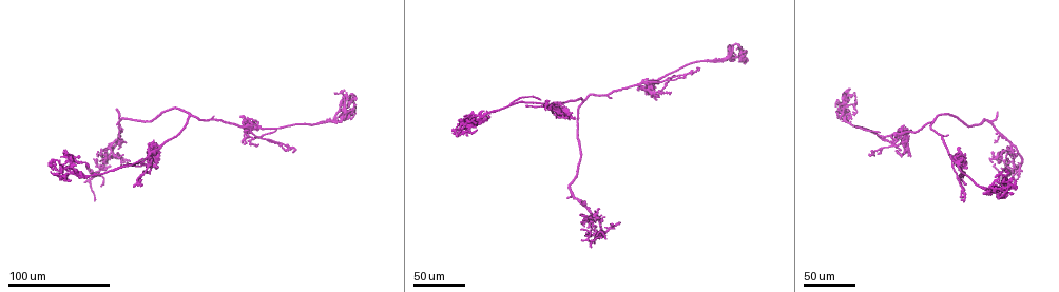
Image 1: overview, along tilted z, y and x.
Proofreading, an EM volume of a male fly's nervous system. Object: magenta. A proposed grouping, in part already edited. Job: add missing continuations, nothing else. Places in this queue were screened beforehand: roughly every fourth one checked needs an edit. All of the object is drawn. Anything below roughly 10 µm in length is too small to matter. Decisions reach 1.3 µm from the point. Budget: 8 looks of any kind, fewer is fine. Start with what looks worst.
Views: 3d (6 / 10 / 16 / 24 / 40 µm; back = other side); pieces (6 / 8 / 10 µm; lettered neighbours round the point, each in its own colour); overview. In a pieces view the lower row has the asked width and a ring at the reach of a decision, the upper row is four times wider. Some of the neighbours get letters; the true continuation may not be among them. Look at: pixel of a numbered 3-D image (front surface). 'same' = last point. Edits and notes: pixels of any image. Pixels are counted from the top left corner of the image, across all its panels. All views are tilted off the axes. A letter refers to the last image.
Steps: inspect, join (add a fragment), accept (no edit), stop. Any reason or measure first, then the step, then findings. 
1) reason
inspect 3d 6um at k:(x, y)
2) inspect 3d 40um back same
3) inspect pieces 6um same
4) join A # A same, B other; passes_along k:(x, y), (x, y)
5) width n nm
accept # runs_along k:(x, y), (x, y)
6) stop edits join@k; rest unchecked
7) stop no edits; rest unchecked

an open end
inspect 3d 40um at 1:(115, 109)

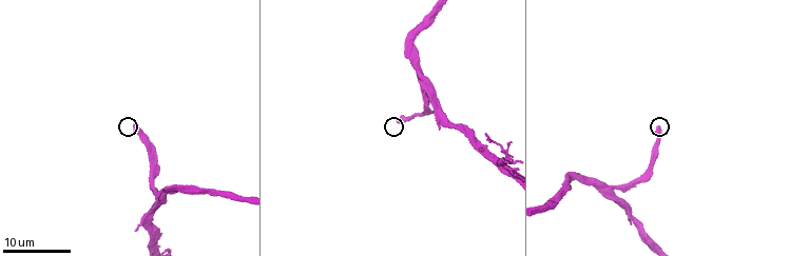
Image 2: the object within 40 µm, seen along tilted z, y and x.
what lies round it
inspect pieces 10um at 2:(657, 126)

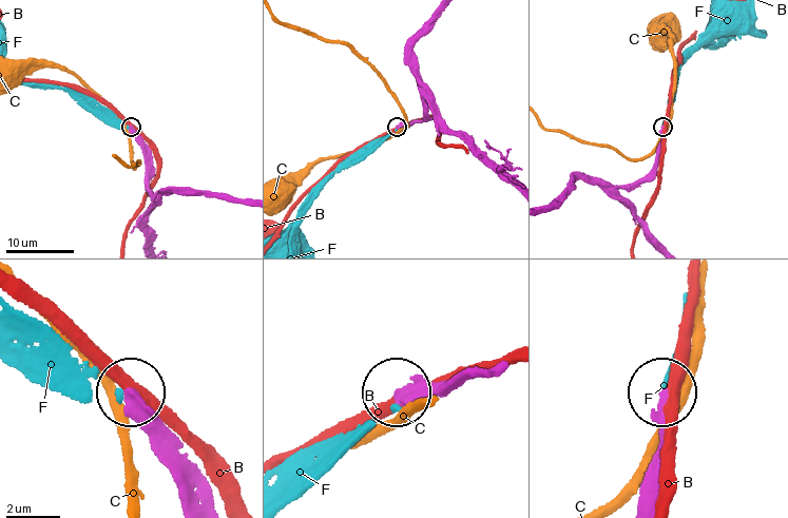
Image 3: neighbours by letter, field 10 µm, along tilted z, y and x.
join F # B other, C other, F same; passes_along 3:(463, 375), (424, 386), (289, 472); the cell continues

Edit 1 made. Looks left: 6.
thin end
inspect 3d 24um at 1:(908, 155)

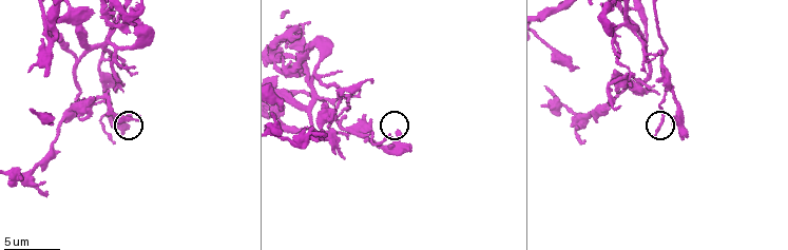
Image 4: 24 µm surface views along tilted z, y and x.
see the neighbours
inspect pieces 6um at 4:(652, 134)

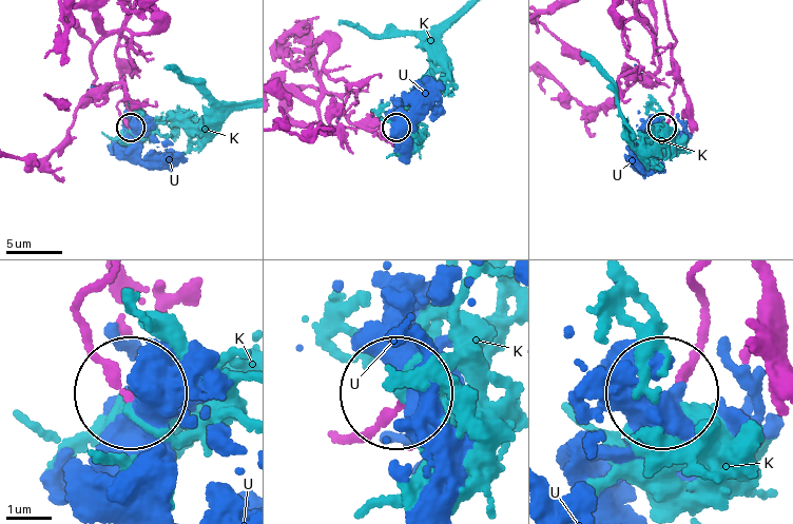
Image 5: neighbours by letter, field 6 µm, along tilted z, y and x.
width 170 nm
accept # K other, U other; runs_along 5:(104, 280), (79, 322), (122, 393); none of them fits

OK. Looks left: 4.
an open end
inspect 3d 40um at 1:(213, 116)

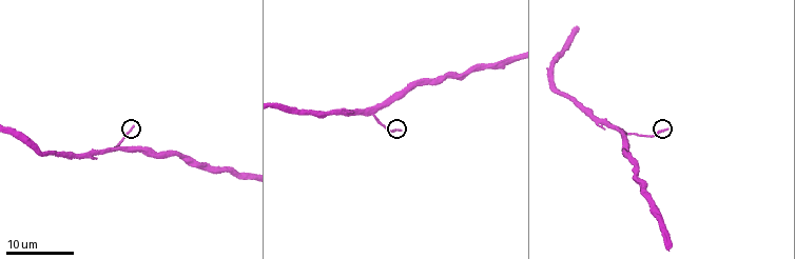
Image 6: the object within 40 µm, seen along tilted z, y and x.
what lies round it
inspect pieces 8um at 6:(400, 131)

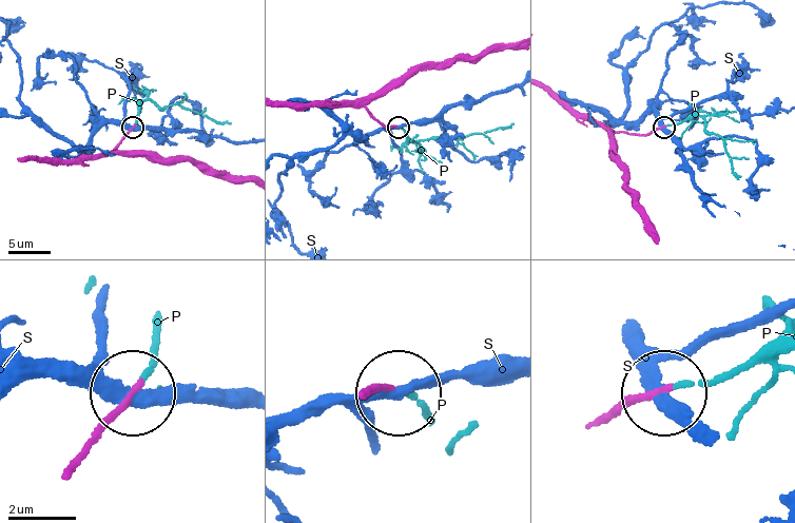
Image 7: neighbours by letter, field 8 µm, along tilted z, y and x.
join P # P same, S other; the cell continues

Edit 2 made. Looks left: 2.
stop edits join@3, join@7; rest unchecked

